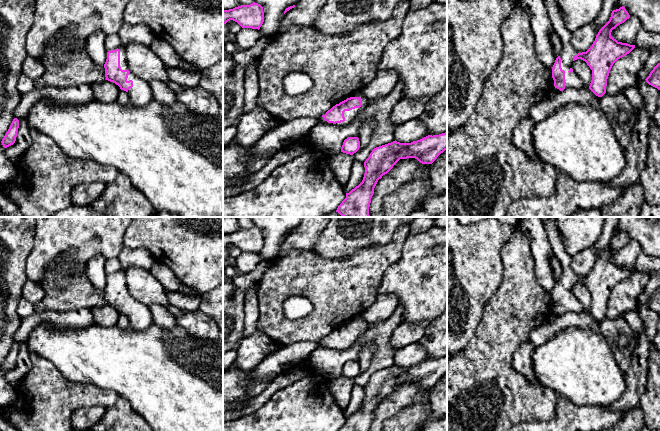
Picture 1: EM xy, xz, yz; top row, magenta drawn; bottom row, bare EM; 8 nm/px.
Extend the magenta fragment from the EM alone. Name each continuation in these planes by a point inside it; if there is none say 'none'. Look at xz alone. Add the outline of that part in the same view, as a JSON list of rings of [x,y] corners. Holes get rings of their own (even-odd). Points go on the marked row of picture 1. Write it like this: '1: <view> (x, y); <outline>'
1: xz (350, 116); [[[355,91],[350,97],[359,97],[362,100],[362,105],[360,108],[355,108],[352,109],[350,111],[345,111],[344,112],[344,117],[345,117],[345,121],[341,122],[341,123],[328,123],[327,121],[324,120],[324,118],[322,117],[322,119],[324,120],[324,122],[331,124],[331,125],[337,125],[337,126],[346,126],[349,125],[350,123],[352,123],[357,117],[358,115],[362,112],[362,110],[368,105],[368,103],[370,102],[369,99],[367,99],[362,93],[361,91]],[[349,97],[349,98],[350,98]]]

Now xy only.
1: xy (142, 34); [[[123,22],[121,29],[117,33],[121,39],[120,50],[120,67],[122,70],[128,70],[126,59],[126,47],[132,42],[137,42],[145,46],[150,46],[156,38],[152,29],[144,24],[130,25]]]

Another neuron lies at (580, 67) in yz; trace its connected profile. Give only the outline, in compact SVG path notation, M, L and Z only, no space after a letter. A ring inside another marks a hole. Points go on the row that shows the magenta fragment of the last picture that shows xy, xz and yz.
M577 59L573 61L572 69L582 80L585 87L589 88L592 80L592 70L587 63L581 59Z

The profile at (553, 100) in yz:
M589 88L564 89L560 92L549 91L537 104L531 107L529 117L535 122L541 122L552 114L558 107L569 102L599 107L600 97L596 96Z

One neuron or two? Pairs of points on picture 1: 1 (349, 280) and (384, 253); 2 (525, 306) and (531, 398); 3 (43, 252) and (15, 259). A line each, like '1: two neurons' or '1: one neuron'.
1: one neuron
2: one neuron
3: two neurons

